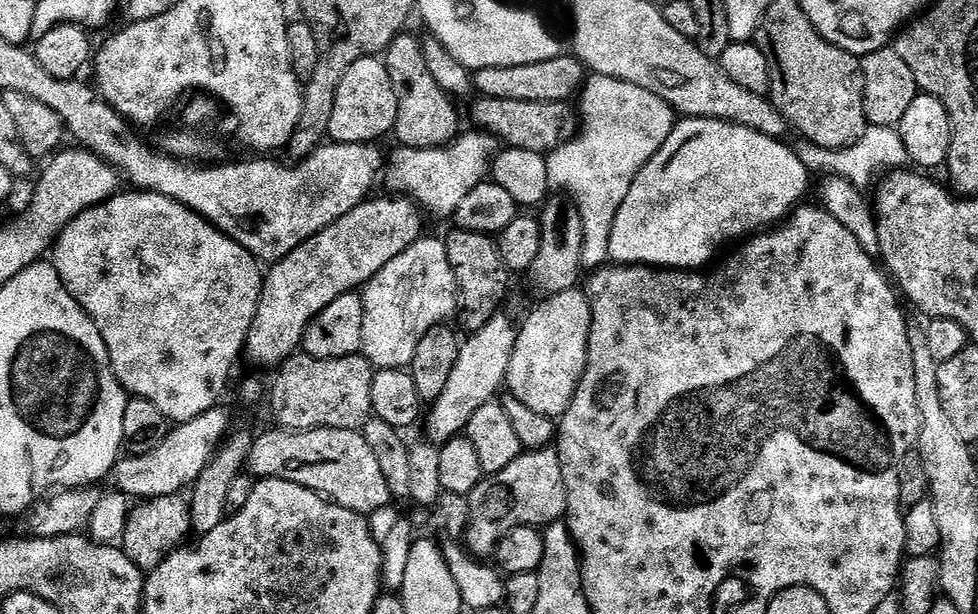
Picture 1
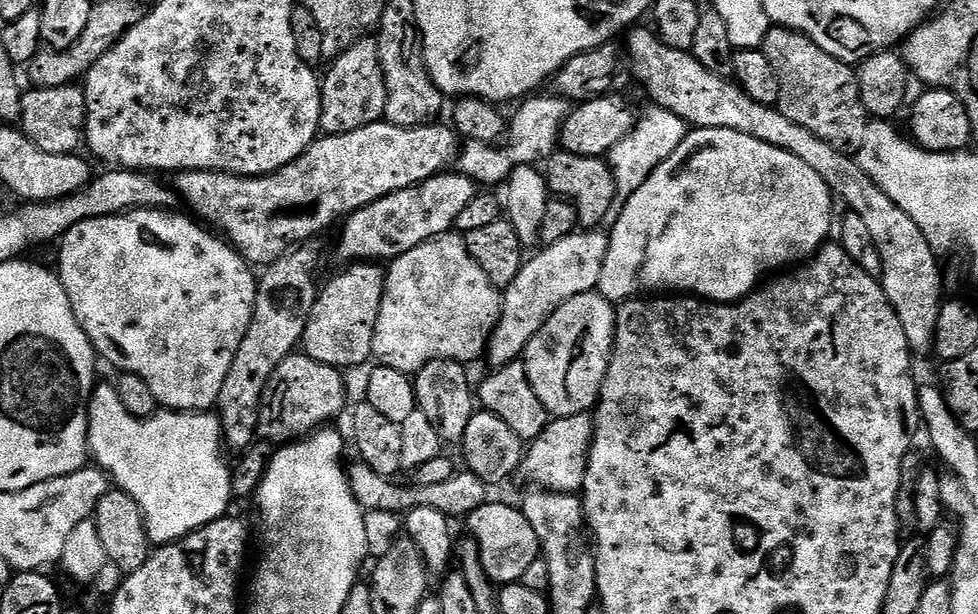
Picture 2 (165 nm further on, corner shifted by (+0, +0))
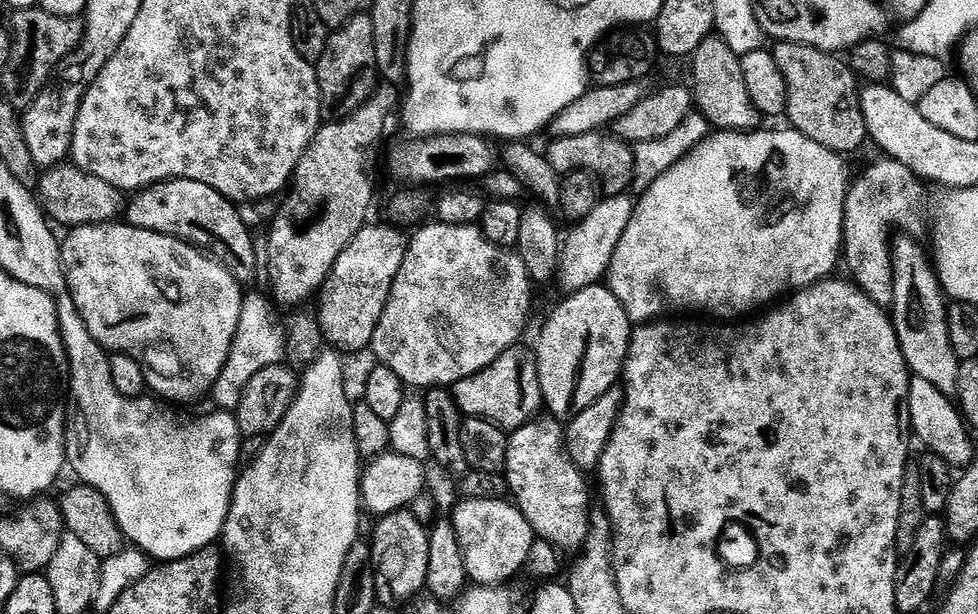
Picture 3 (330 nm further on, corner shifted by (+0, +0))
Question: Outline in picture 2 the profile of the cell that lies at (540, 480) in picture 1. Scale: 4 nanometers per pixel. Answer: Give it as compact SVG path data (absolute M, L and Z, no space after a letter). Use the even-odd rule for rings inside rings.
M592 412L573 416L557 416L542 430L537 440L527 445L523 460L520 461L519 475L540 490L576 494L584 487L584 471L588 465L588 451L592 445Z

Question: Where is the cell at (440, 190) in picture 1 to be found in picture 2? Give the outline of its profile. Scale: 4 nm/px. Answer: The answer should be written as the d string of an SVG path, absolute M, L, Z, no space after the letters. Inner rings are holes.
M533 94L519 101L517 108L520 109L513 114L512 120L510 116L507 121L506 139L502 146L497 146L495 143L464 140L454 161L458 172L472 179L477 186L483 186L483 184L500 186L518 166L539 165L557 151L560 131L568 117L570 104L569 101L555 94L540 95L544 94Z

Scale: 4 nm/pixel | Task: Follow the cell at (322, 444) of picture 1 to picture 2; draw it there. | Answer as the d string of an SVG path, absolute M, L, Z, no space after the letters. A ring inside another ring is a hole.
M356 462L356 465L353 468L349 467L346 473L348 485L352 488L352 497L365 510L380 509L395 514L407 514L414 508L432 507L449 518L455 518L455 516L466 518L471 512L478 510L490 500L489 485L467 470L457 471L450 478L446 478L446 482L442 482L438 486L411 486L412 488L407 488L404 484L395 484L397 482L395 479L380 476L363 462Z

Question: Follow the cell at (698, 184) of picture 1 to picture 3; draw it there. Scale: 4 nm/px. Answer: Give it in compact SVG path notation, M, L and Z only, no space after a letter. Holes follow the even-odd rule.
M795 130L764 131L713 131L696 149L690 154L686 154L686 158L682 158L682 162L670 166L670 170L666 170L666 174L658 177L649 188L643 189L641 196L644 197L639 197L636 203L630 226L626 226L626 234L622 234L622 242L618 242L618 250L614 250L614 258L610 262L606 277L607 288L616 295L618 302L624 304L628 319L632 321L633 325L639 326L672 314L668 312L709 312L710 315L717 316L717 318L712 317L717 321L736 322L775 305L777 301L789 294L795 294L822 280L829 279L835 273L832 271L835 270L836 263L839 265L842 260L844 207L850 187L848 168L844 165L845 157L839 152L826 150L826 146L818 146L818 142L806 138Z

